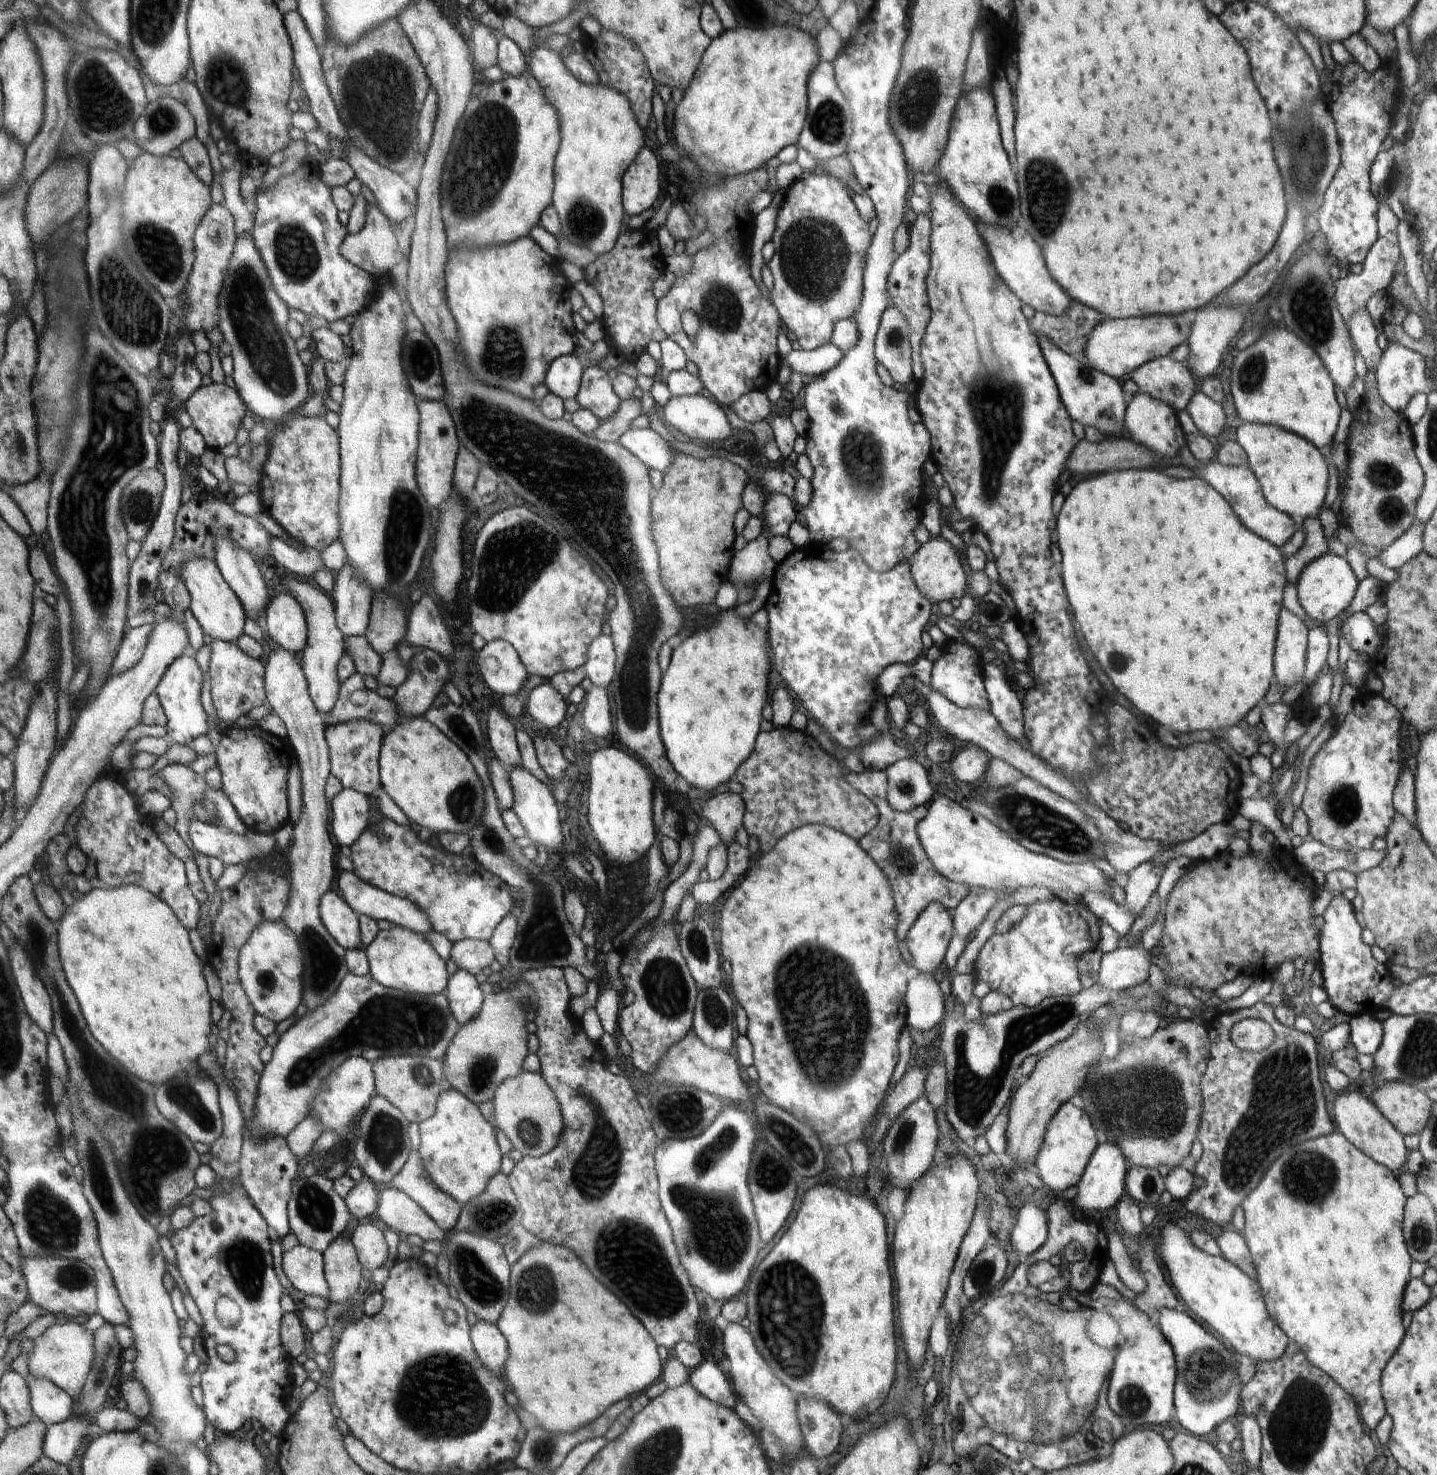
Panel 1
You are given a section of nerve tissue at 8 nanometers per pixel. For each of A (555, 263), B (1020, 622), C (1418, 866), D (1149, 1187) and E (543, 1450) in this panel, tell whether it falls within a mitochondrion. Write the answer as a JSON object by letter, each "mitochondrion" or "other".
{"A":"other","B":"other","C":"other","D":"mitochondrion","E":"mitochondrion"}

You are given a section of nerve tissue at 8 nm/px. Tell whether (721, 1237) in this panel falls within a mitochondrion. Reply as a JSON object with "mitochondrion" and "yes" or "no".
{"mitochondrion":"yes"}

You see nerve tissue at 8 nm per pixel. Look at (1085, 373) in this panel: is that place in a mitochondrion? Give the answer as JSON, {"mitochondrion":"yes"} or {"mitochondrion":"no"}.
{"mitochondrion":"no"}

